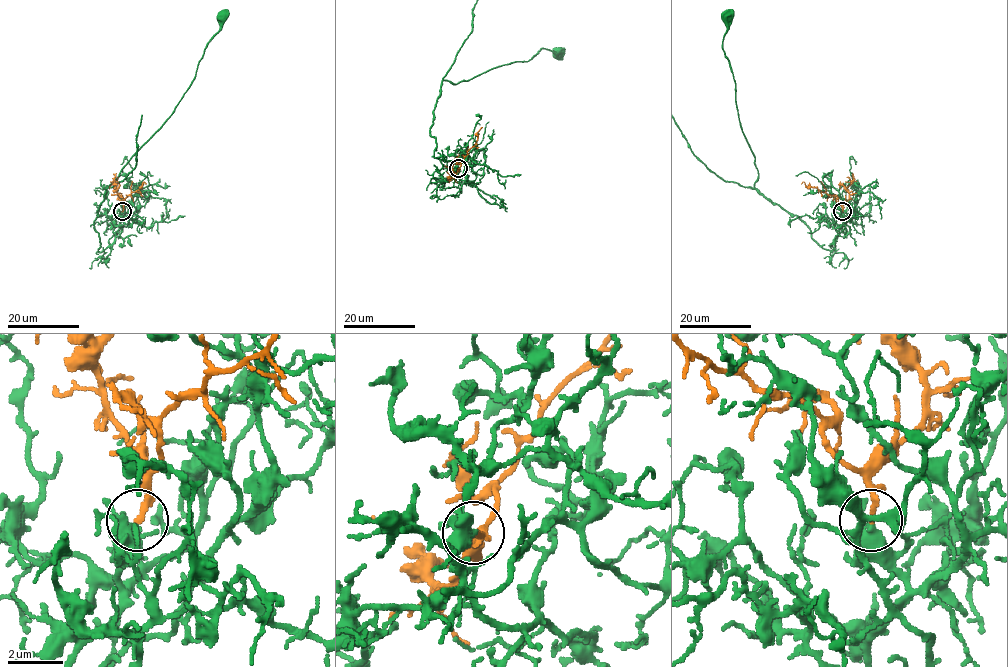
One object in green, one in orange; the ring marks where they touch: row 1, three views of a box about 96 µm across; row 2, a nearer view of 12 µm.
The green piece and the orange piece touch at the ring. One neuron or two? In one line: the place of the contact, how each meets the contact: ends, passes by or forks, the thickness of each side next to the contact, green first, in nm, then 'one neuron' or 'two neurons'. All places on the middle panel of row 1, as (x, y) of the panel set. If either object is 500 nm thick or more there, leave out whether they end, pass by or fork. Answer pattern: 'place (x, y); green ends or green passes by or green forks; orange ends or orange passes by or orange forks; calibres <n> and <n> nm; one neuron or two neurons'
place (458, 168); green forks; orange ends; calibres 340 and 190 nm; one neuron

